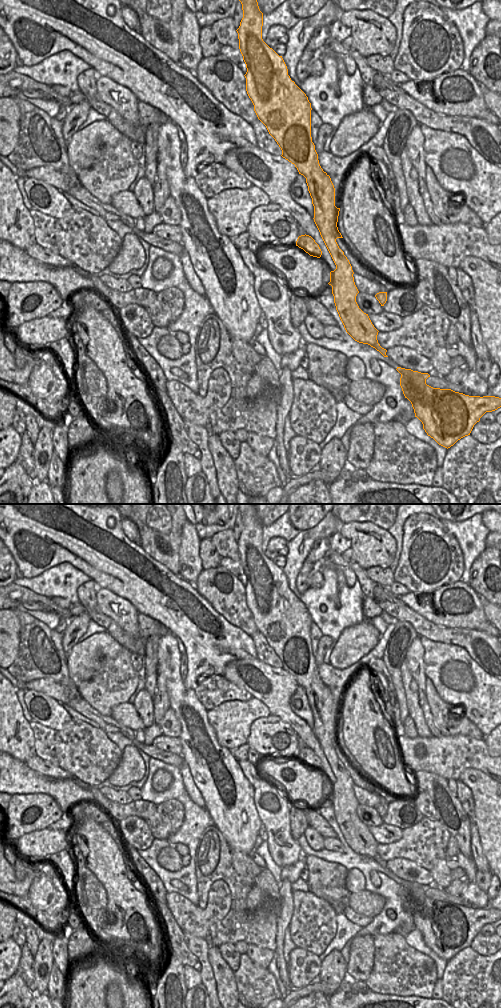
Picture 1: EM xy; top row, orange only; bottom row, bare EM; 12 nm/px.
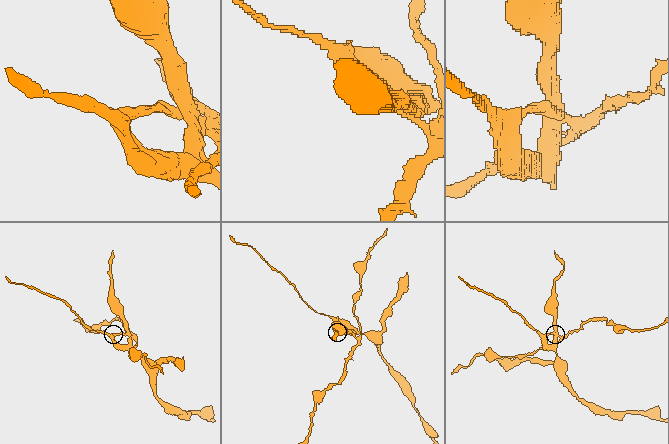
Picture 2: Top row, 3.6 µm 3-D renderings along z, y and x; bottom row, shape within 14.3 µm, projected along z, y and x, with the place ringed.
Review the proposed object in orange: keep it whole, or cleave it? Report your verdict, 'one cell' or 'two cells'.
two cells

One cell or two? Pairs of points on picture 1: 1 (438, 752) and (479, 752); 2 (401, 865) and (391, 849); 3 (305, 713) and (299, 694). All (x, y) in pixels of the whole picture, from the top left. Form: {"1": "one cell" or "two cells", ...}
{"1": "one cell", "2": "two cells", "3": "one cell"}

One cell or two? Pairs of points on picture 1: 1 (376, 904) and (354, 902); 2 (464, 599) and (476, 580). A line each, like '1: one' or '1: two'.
1: one
2: two

